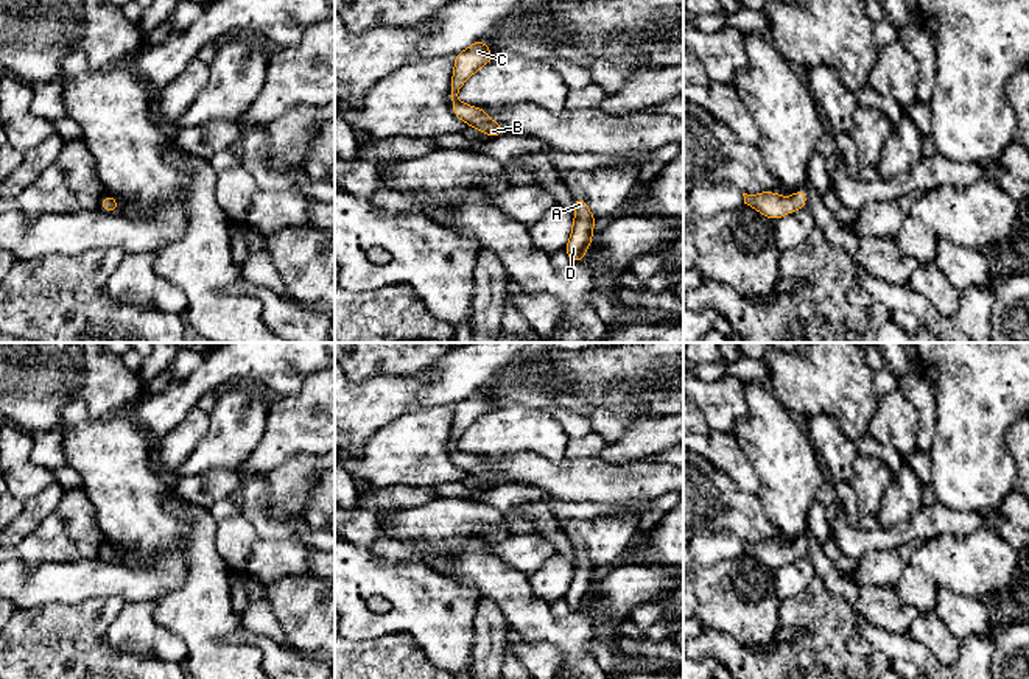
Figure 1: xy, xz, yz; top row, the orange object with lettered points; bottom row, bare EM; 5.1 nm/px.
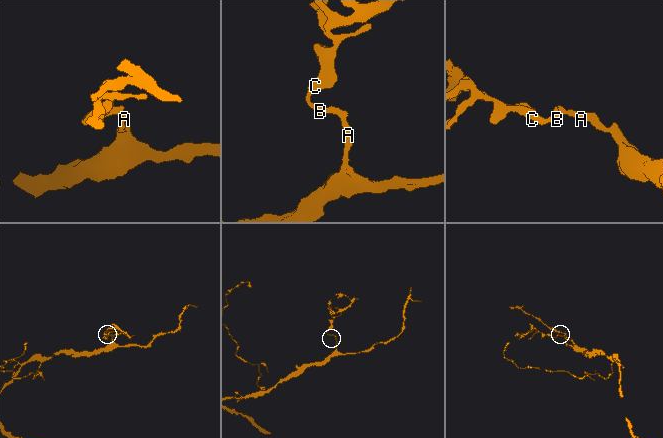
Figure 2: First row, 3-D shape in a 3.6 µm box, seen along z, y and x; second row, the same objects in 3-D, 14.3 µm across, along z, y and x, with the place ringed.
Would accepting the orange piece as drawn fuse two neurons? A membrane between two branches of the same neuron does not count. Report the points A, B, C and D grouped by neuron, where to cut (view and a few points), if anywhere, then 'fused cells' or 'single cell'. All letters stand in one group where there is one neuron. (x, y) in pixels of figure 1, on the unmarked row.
groups A B C D; cut none; single cell

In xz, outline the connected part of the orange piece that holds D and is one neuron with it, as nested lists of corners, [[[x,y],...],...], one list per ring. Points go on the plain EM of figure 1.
[[[573,545],[576,556],[576,565],[573,567],[573,579],[565,595],[565,601],[571,612],[579,612],[585,604],[588,593],[593,589],[592,575],[596,573],[596,567],[588,559],[587,551],[581,545]]]

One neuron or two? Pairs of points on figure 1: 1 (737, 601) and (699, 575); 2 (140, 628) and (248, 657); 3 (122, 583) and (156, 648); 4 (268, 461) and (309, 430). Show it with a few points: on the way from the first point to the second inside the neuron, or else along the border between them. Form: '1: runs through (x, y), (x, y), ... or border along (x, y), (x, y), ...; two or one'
1: runs through (727, 595), (709, 583); one
2: border along (154, 614), (154, 619), (186, 645), (184, 662); two
3: border along (153, 600), (125, 603); two
4: runs through (277, 452), (299, 430); one

